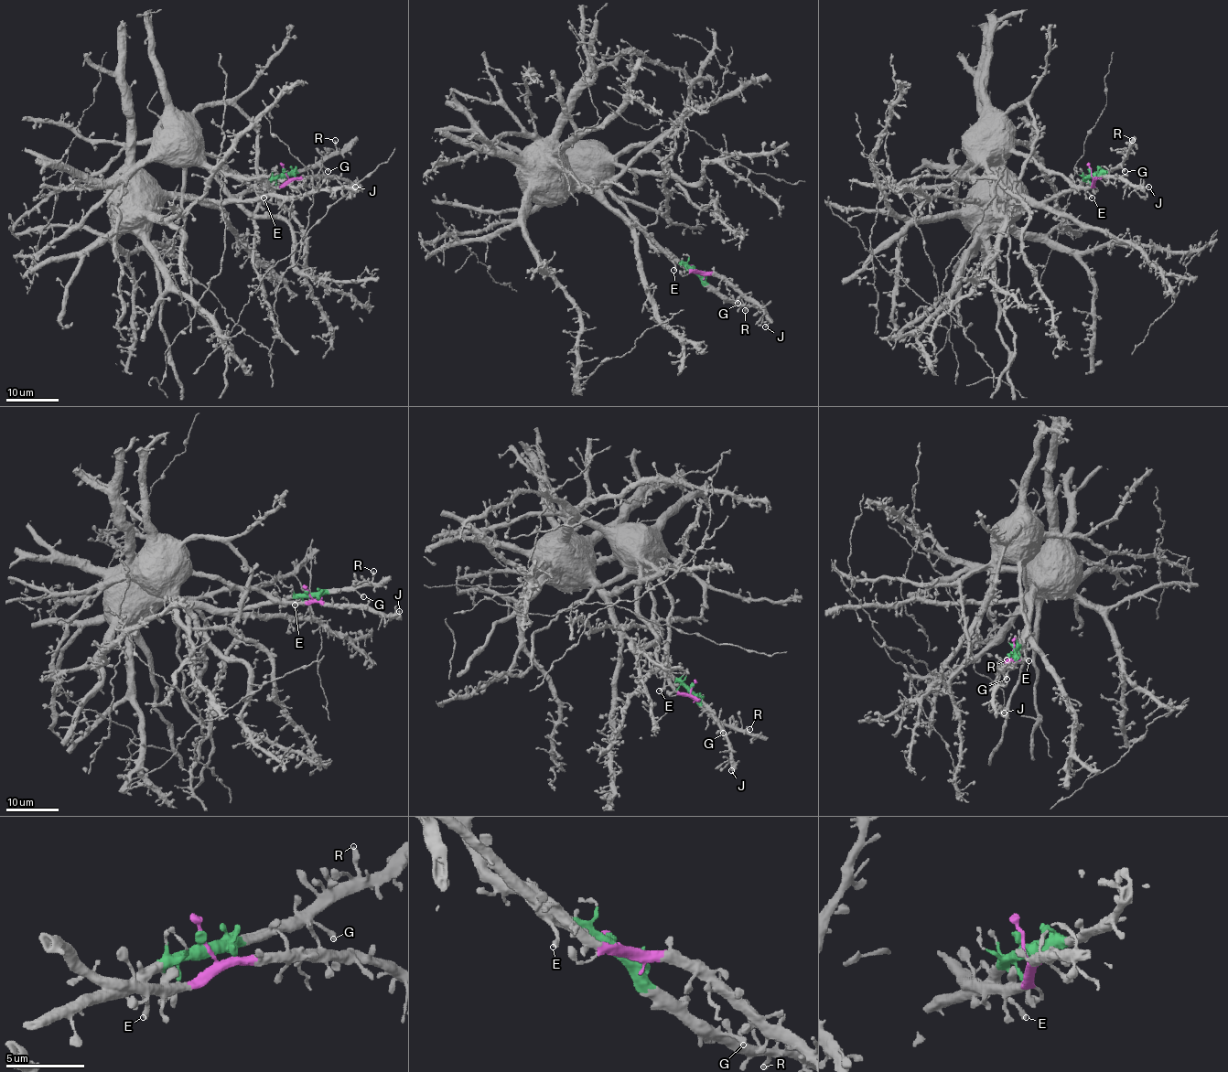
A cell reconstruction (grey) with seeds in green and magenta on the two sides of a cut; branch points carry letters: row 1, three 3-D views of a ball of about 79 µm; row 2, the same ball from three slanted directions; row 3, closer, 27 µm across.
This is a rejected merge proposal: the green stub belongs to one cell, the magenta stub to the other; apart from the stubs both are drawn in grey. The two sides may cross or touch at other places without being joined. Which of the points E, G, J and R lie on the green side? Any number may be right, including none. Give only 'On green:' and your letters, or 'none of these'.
On green: E, G, R

